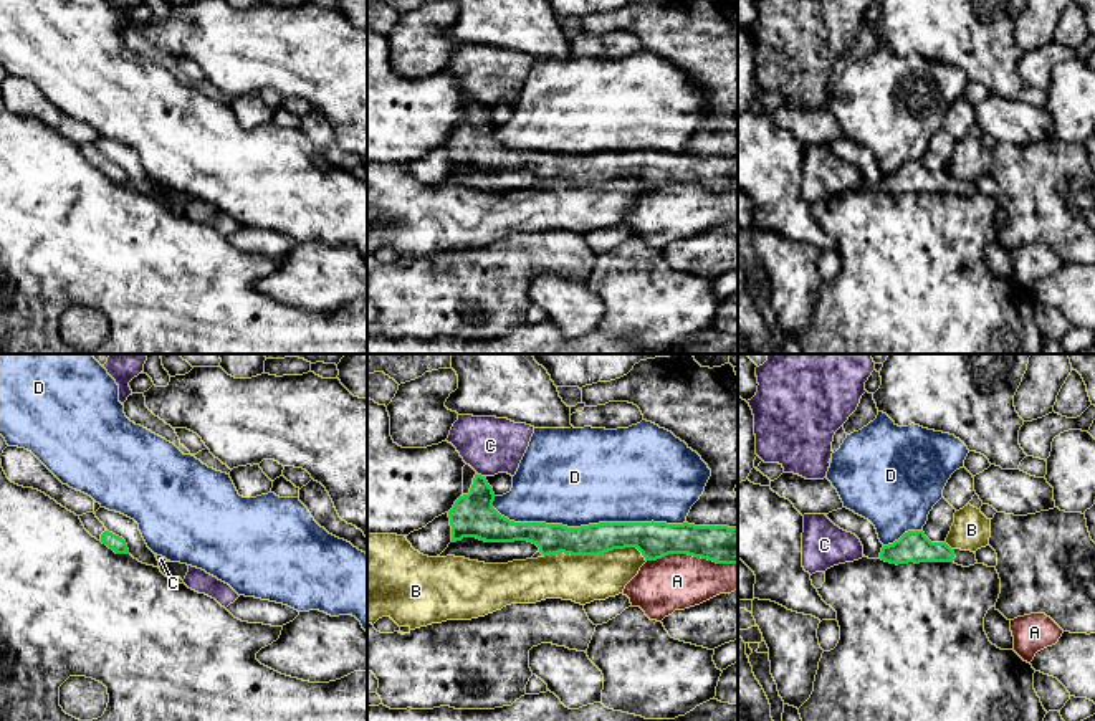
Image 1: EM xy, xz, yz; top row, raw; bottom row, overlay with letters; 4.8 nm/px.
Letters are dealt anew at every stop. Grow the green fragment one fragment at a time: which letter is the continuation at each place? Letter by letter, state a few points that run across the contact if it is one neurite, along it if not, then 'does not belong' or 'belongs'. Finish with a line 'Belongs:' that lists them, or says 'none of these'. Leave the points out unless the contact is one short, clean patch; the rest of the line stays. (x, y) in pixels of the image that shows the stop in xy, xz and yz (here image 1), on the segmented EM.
A: does not belong
B: does not belong
C: xz (478, 473), (483, 477) | does not belong
D: does not belong
Belongs: none of these

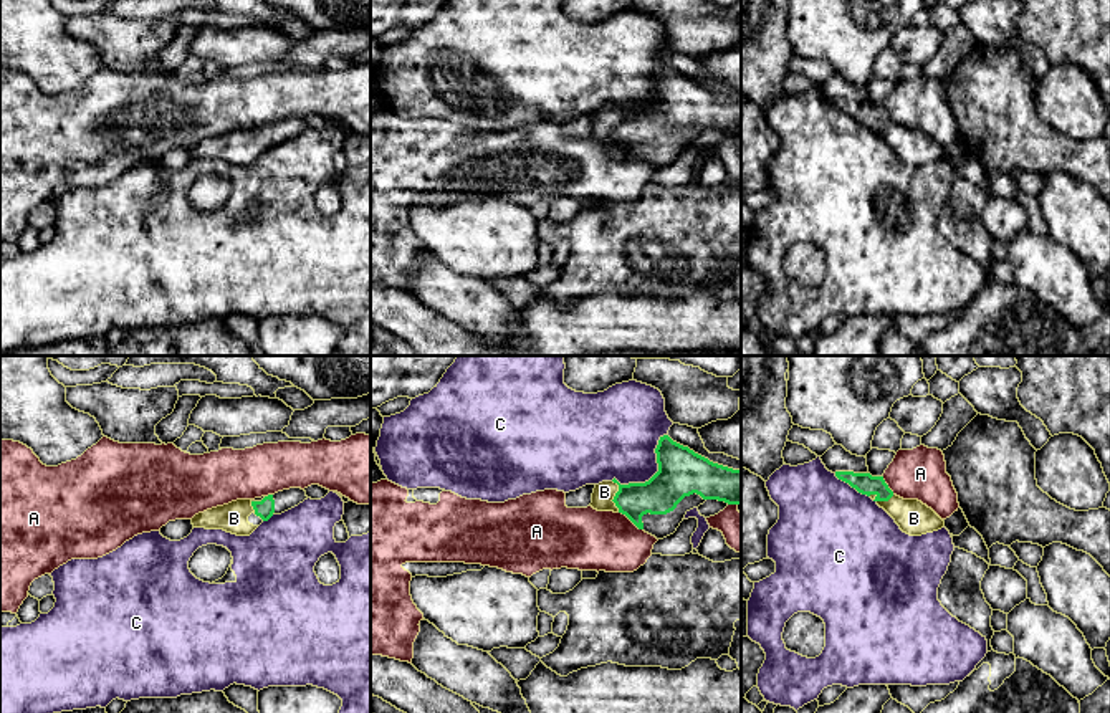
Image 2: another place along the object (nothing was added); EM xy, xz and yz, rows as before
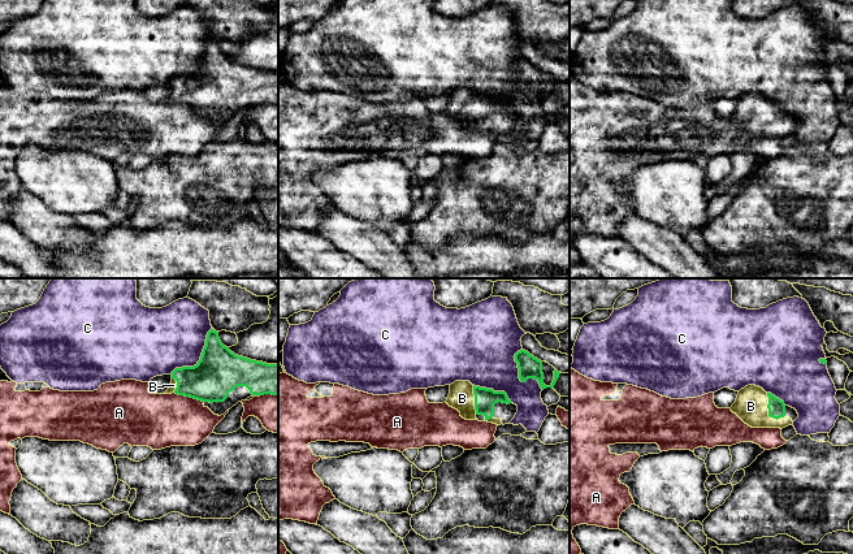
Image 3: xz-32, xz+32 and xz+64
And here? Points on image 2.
A: does not belong
B: xz (660, 495), (616, 495), (604, 492) | belongs
C: does not belong
Belongs: B

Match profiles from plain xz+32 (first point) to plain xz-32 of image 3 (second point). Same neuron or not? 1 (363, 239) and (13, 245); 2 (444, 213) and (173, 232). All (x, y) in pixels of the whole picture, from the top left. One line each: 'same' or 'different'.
1: different
2: different

